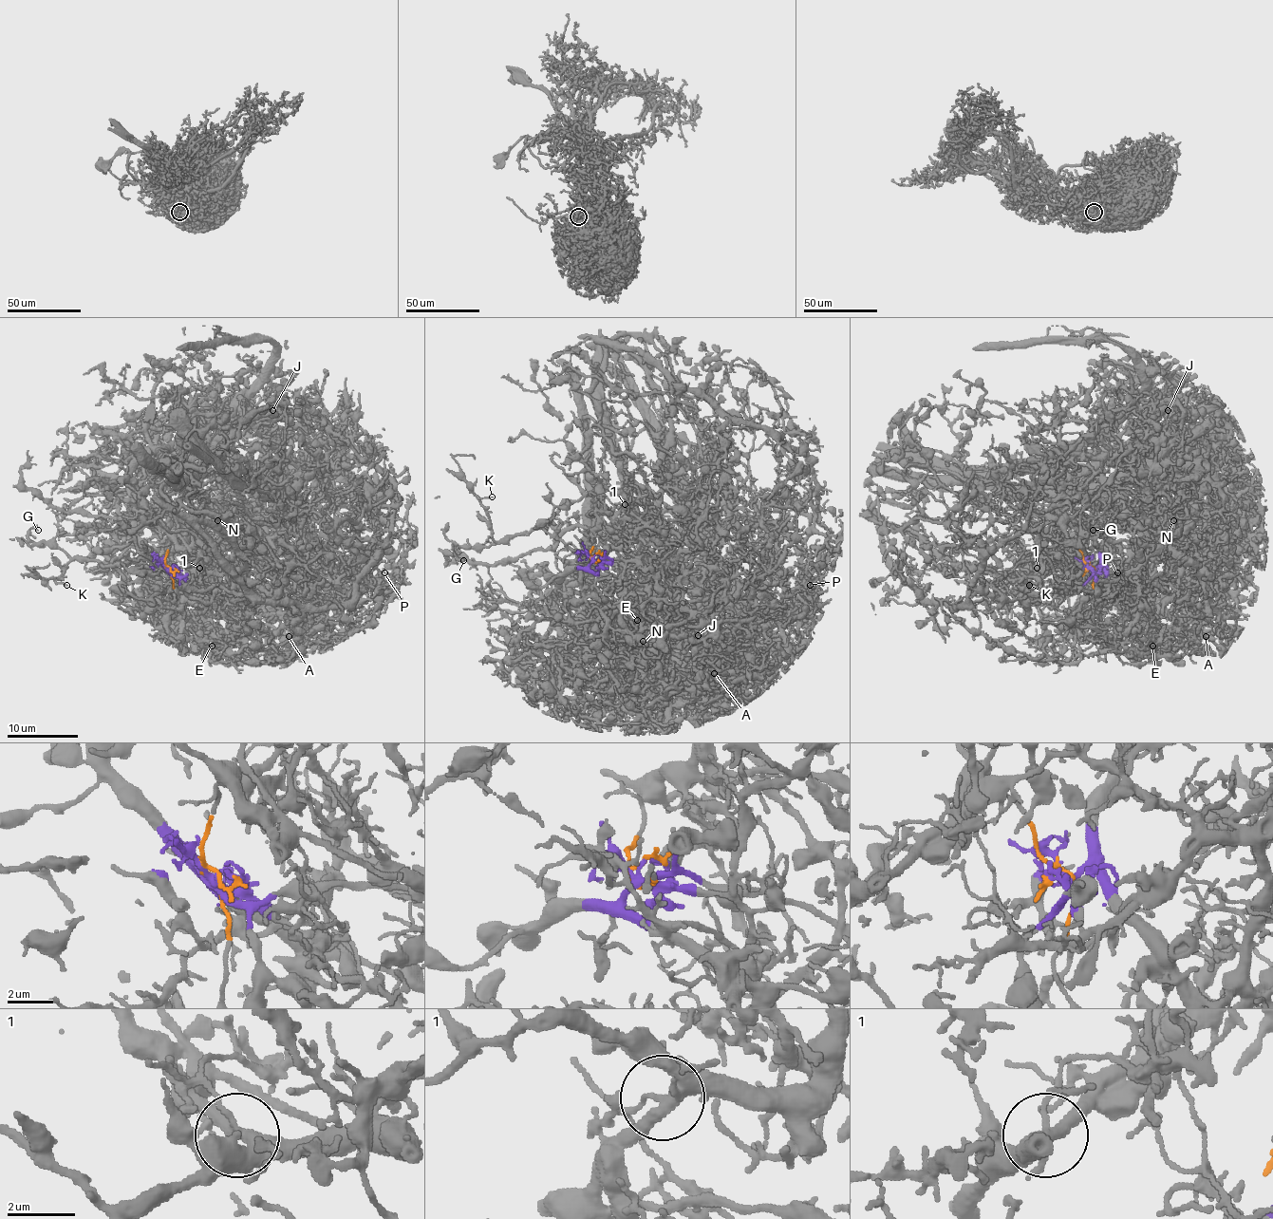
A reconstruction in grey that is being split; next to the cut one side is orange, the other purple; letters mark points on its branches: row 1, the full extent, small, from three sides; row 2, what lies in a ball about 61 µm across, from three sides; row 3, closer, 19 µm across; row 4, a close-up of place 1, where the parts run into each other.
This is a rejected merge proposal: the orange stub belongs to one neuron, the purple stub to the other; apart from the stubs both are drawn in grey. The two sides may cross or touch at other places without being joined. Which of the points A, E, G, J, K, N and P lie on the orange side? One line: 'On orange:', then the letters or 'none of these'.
On orange: G, K

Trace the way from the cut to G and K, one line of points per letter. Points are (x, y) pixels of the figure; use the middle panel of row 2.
G: (592, 559), (596, 533), (627, 502), (604, 488), (526, 533), (458, 547), (463, 561)
K: (592, 559), (596, 533), (627, 502), (614, 492), (594, 488), (538, 527), (497, 541), (479, 500), (492, 497)

